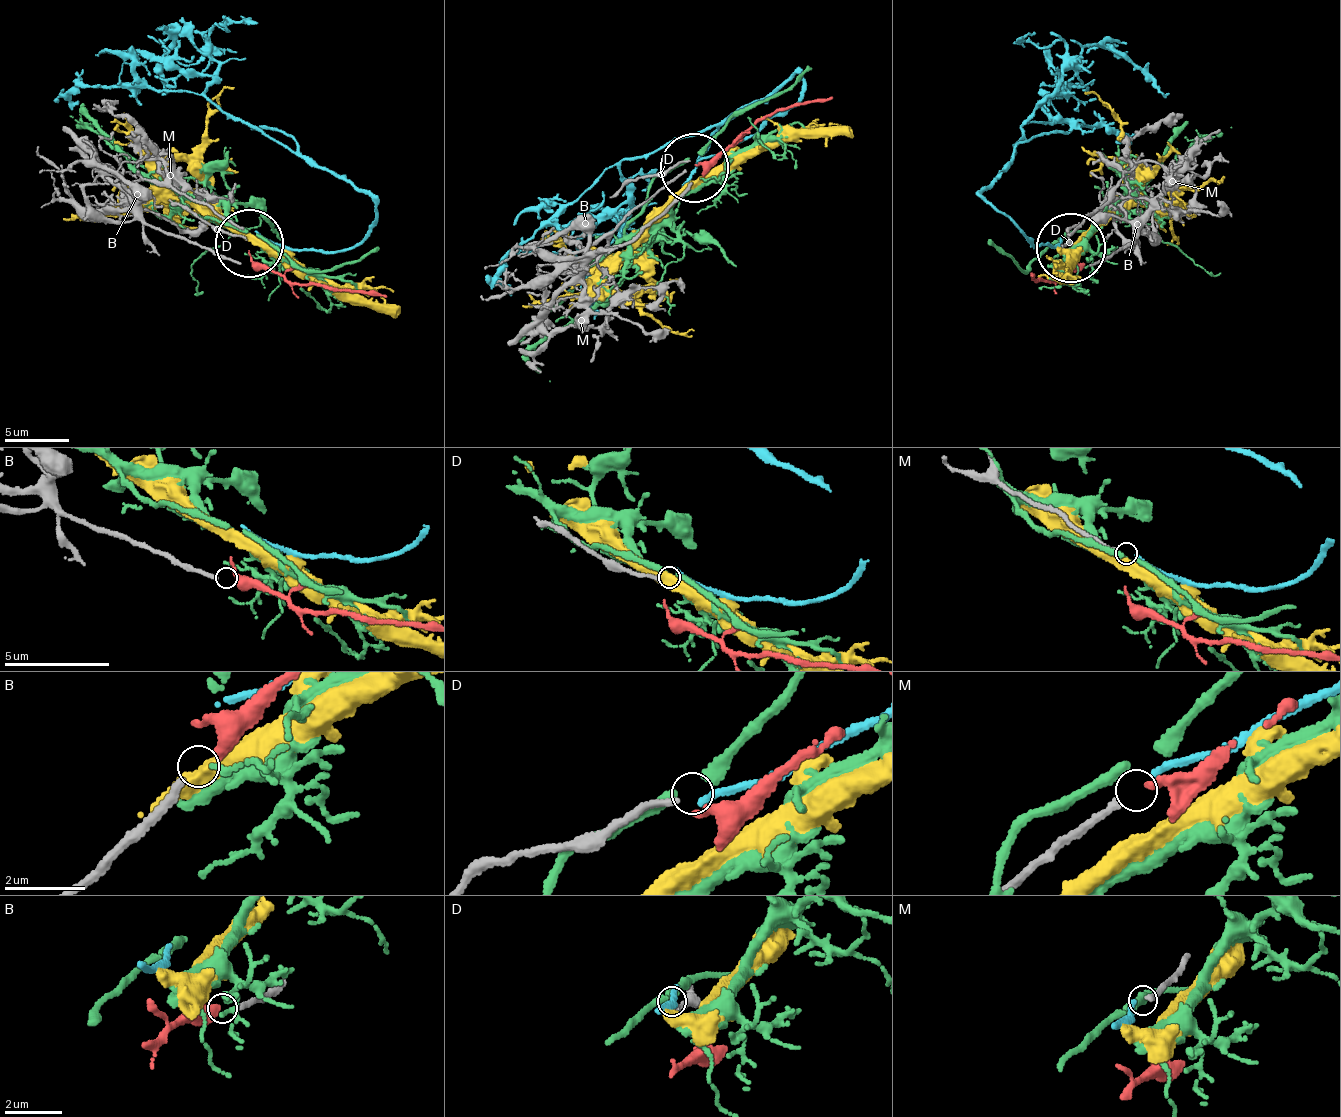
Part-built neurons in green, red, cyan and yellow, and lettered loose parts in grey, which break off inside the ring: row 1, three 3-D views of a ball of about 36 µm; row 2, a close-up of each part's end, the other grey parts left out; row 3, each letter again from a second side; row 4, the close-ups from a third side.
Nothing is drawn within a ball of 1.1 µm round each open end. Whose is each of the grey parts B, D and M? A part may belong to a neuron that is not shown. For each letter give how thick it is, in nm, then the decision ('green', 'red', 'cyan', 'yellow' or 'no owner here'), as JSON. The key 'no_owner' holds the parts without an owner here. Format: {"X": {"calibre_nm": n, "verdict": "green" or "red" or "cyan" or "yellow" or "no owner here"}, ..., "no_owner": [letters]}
{"B": {"calibre_nm": 200, "verdict": "red"}, "D": {"calibre_nm": 140, "verdict": "no owner here"}, "M": {"calibre_nm": 170, "verdict": "cyan"}, "no_owner": ["D"]}

